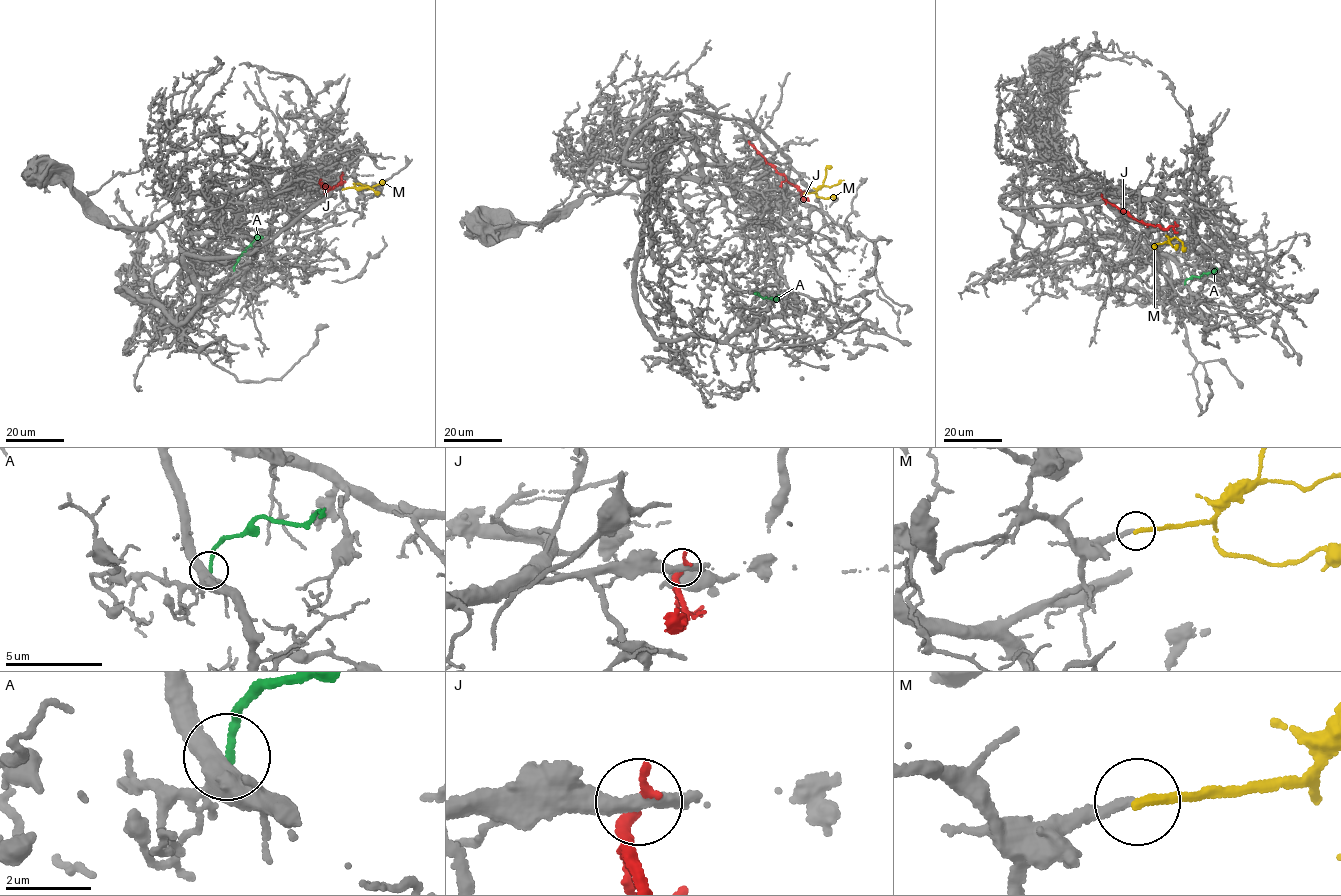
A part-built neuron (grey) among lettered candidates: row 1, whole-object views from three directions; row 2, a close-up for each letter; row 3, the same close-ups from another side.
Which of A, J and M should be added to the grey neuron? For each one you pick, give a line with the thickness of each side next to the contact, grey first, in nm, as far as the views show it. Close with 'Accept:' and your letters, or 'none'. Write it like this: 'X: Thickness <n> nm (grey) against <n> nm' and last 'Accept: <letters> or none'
Accept: none

